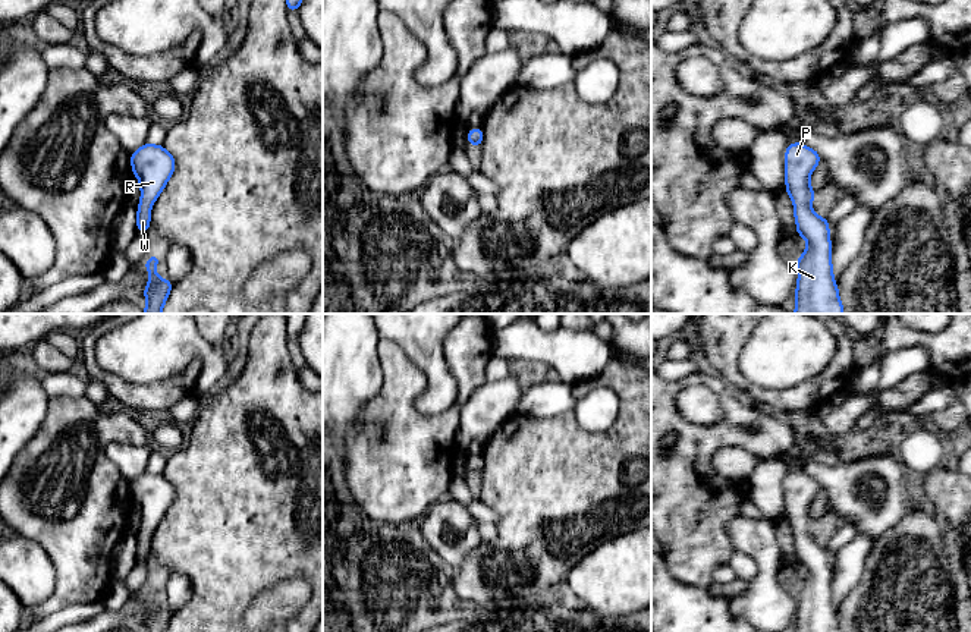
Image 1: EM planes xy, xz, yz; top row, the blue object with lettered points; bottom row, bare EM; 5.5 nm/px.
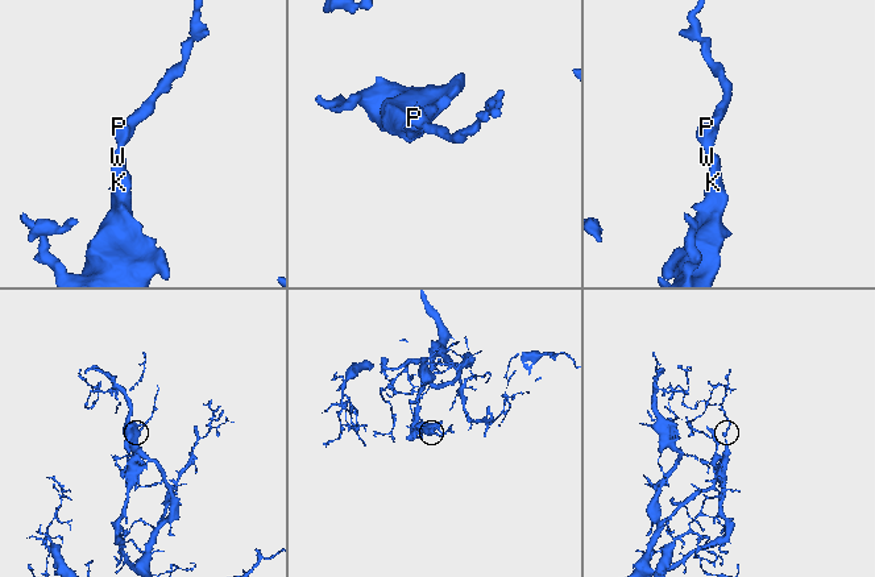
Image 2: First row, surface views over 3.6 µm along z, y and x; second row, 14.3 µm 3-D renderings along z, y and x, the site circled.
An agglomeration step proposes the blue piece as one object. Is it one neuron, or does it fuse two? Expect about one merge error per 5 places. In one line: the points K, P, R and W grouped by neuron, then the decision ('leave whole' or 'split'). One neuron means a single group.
groups K P R W; leave whole

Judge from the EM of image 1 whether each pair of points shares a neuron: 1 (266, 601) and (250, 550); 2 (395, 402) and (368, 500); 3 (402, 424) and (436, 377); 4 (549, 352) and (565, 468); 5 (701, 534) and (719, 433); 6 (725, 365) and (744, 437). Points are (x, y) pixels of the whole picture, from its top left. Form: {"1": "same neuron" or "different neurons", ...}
{"1": "different neurons", "2": "same neuron", "3": "different neurons", "4": "different neurons", "5": "same neuron", "6": "different neurons"}

